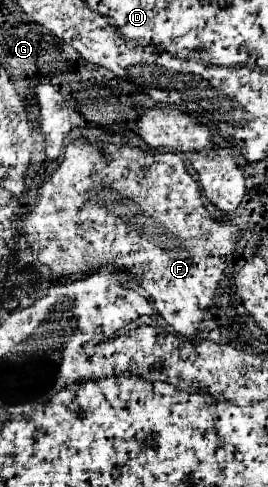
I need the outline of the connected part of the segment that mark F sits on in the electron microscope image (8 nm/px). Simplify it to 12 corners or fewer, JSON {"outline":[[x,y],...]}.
{"outline":[[66,146],[22,228],[196,338],[238,228],[178,154]]}

